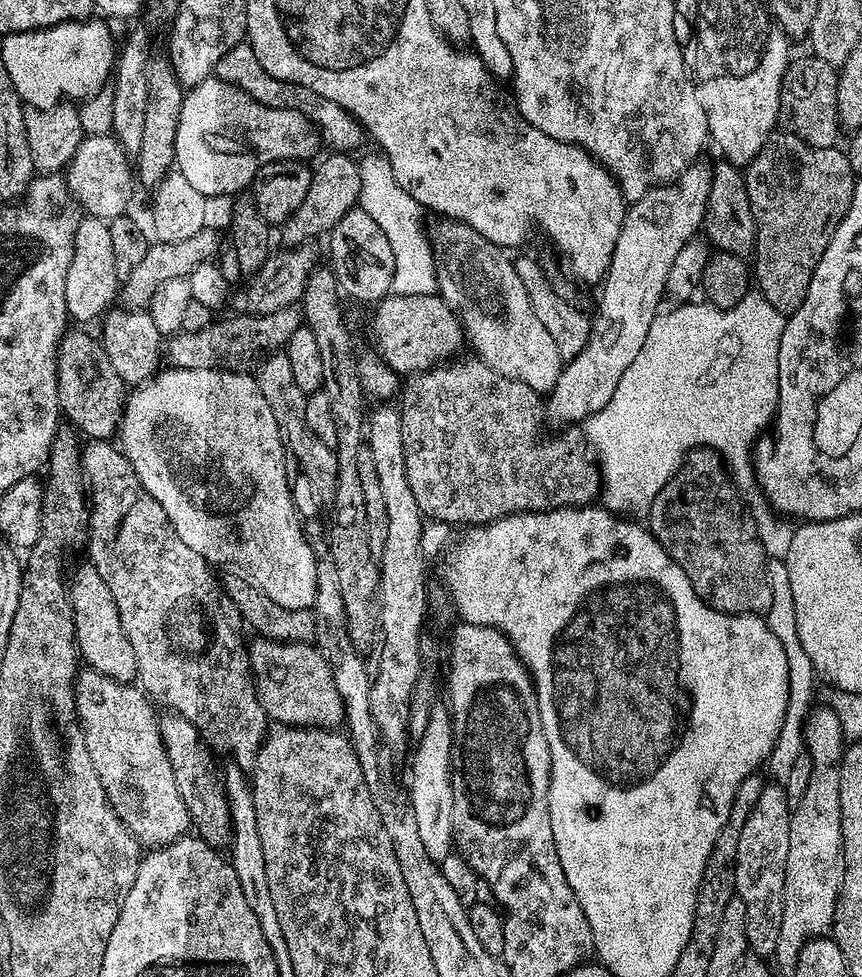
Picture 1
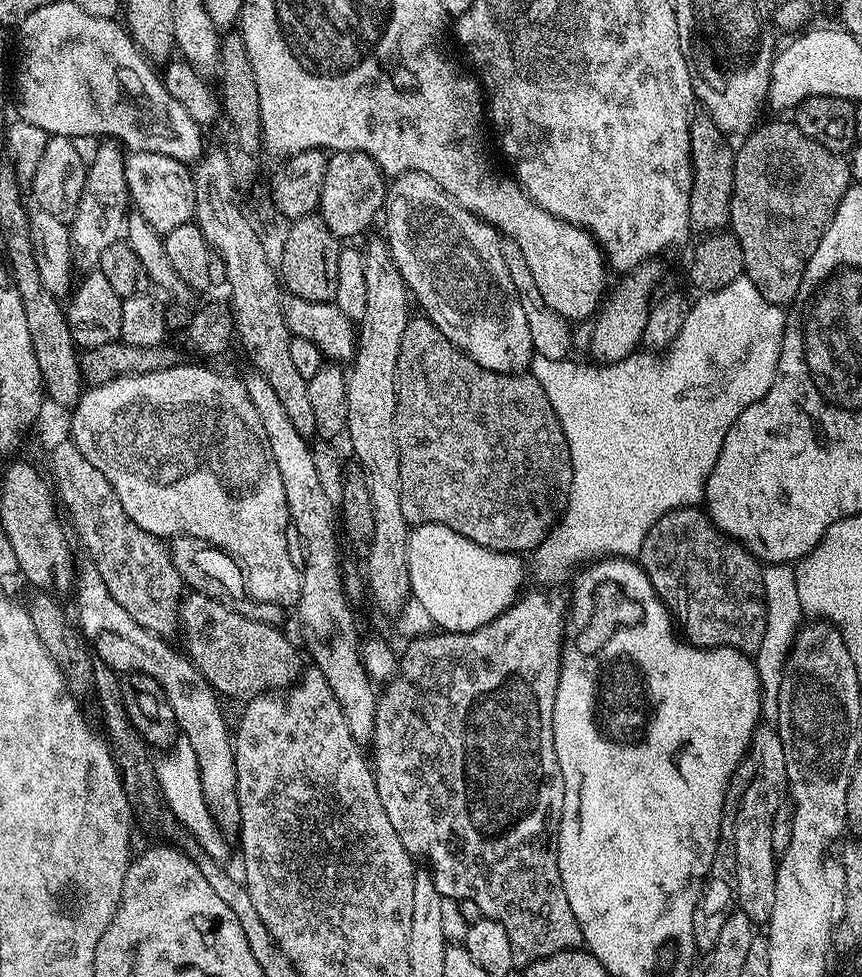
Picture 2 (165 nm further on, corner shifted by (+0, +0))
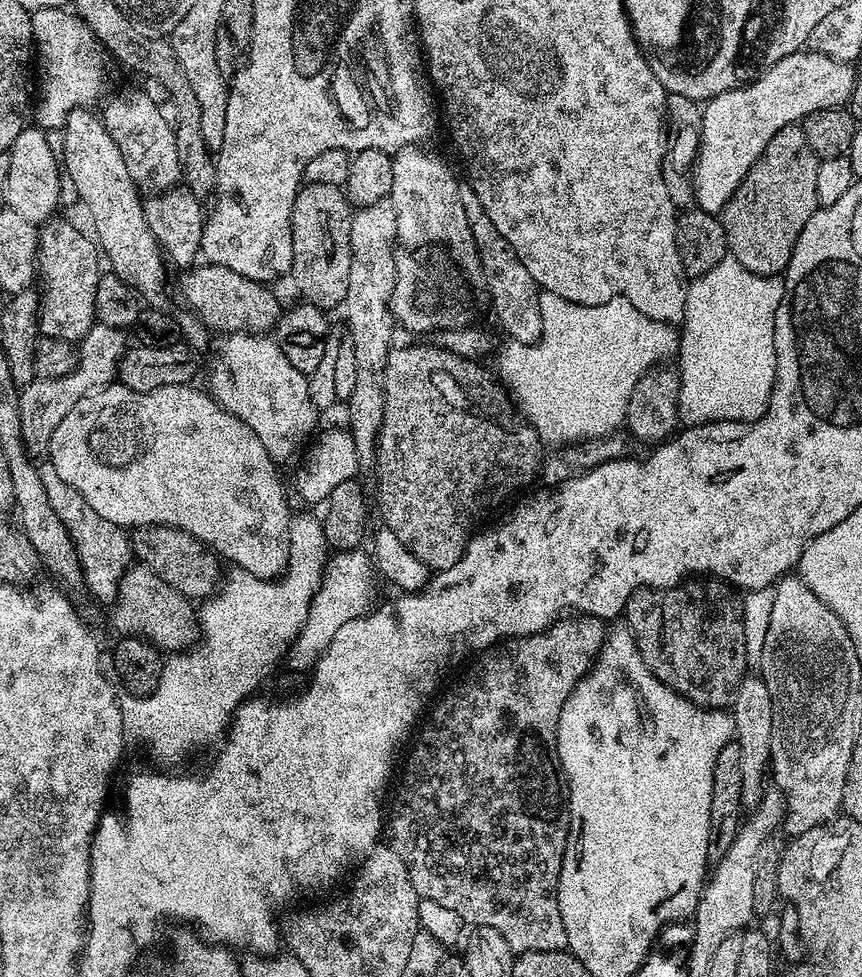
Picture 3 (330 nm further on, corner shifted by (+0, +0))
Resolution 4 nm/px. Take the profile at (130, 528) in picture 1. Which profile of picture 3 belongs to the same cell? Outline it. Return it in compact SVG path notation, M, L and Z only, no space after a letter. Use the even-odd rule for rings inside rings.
M41 463L39 469L42 486L46 486L46 498L50 498L50 506L54 506L54 510L62 518L76 547L83 587L88 587L96 600L115 601L120 580L134 560L129 533L114 522L106 522L102 514L92 510L86 498L82 498L82 494L78 494L74 486L58 478L58 470L54 470L52 463Z

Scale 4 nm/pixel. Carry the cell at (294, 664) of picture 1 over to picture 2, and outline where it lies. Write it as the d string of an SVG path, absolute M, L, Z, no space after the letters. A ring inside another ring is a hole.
M189 591L187 595L181 599L180 602L180 623L179 627L184 628L184 644L186 649L186 655L189 660L192 661L192 665L200 671L202 678L206 678L206 682L210 682L212 689L217 692L221 697L229 696L230 699L240 699L240 702L247 702L253 700L256 696L262 696L265 694L276 694L281 690L287 690L300 679L300 673L302 671L302 663L300 664L300 656L296 653L296 648L287 640L286 637L280 633L281 629L275 624L259 624L257 620L251 620L246 618L242 614L238 614L233 608L229 608L228 605L218 602L214 598L210 598L206 594L201 592Z

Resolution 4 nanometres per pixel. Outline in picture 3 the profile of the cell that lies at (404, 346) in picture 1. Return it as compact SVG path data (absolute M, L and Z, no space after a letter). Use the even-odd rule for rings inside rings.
M207 262L187 269L181 276L184 276L180 280L181 298L209 329L218 328L222 334L268 334L280 321L280 300L268 289L271 287L267 283L234 274L234 270L226 270L226 266Z

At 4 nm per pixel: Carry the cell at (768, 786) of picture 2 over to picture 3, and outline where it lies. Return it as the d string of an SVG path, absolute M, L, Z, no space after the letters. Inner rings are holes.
M759 674L745 675L736 698L730 705L730 711L736 722L734 742L742 750L742 802L745 809L751 810L757 808L760 799L764 797L764 779L769 779L772 759L774 706L770 702L770 690L766 690L766 682Z

